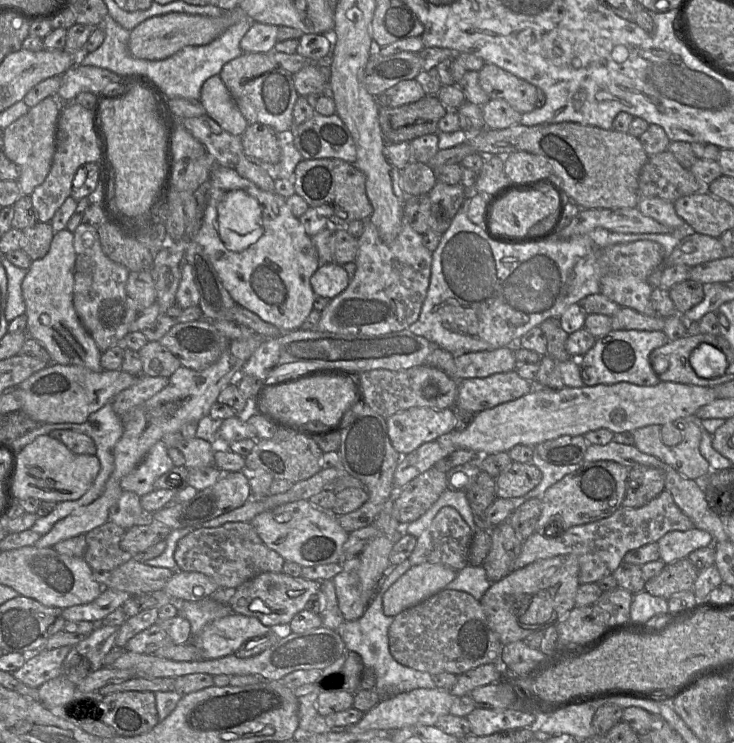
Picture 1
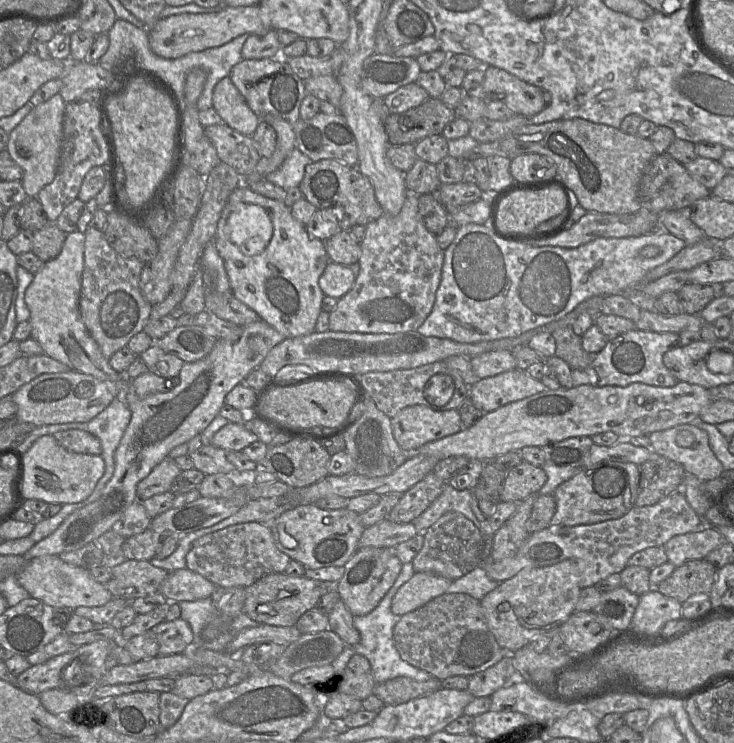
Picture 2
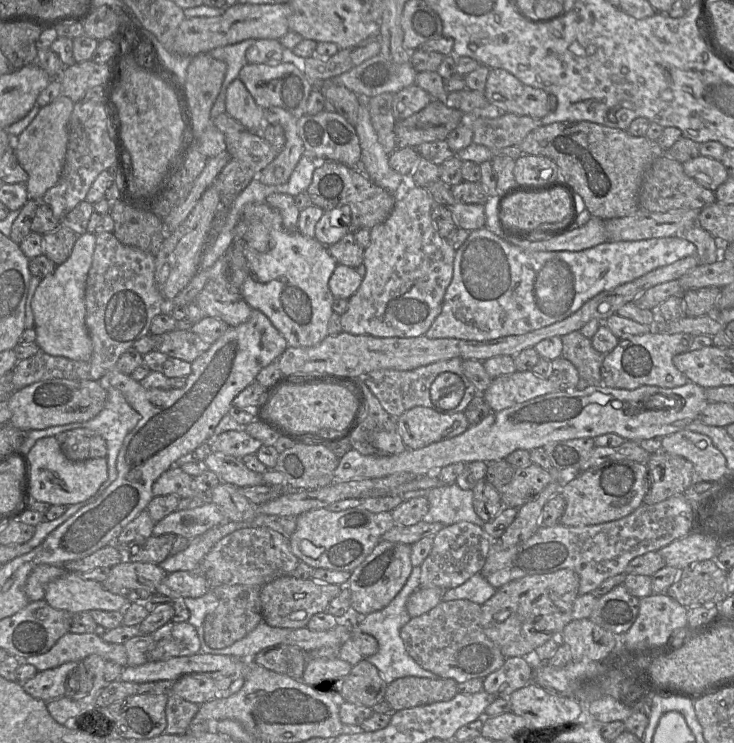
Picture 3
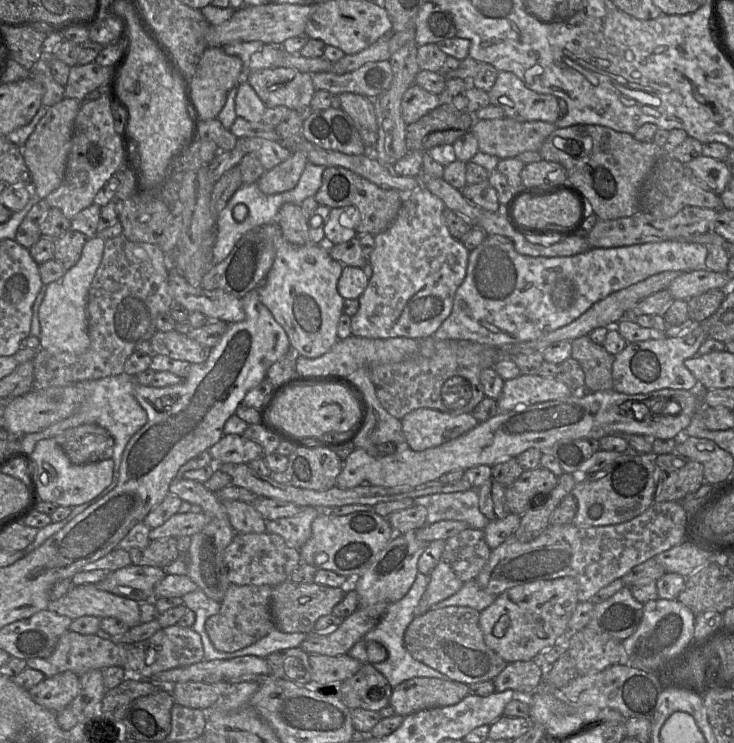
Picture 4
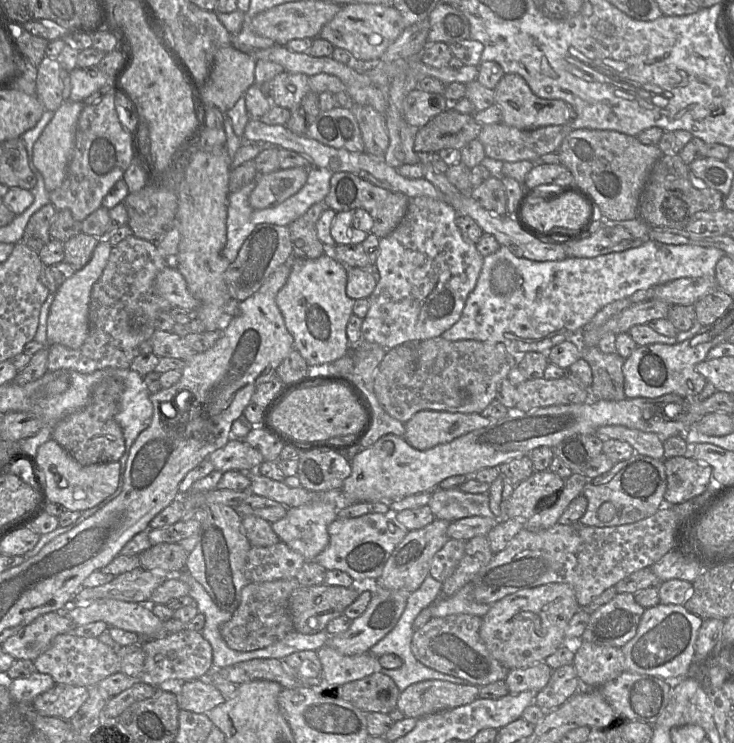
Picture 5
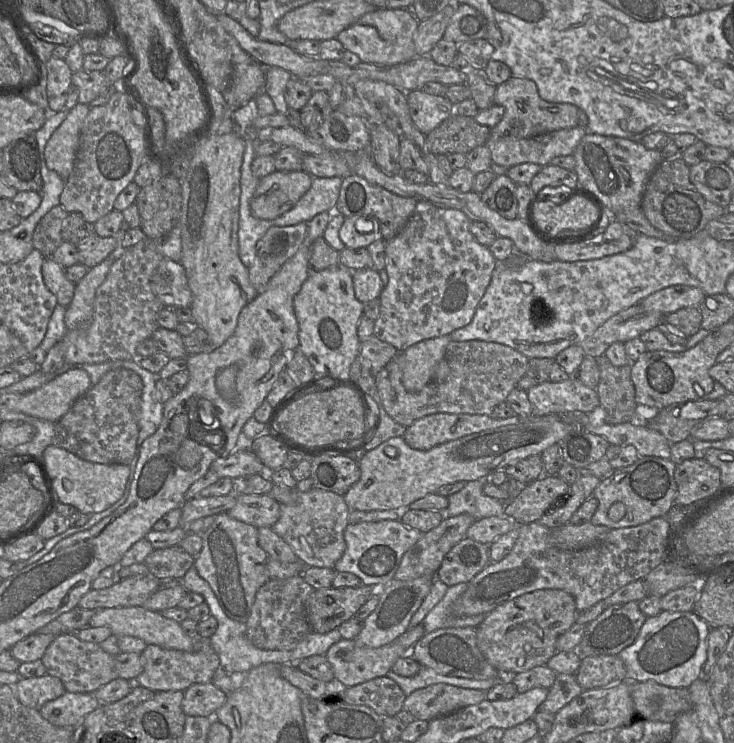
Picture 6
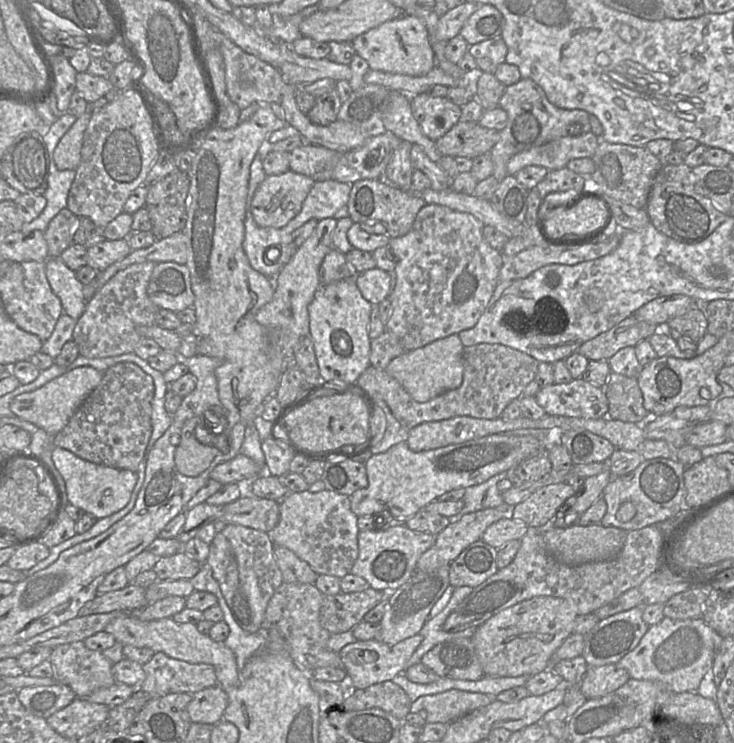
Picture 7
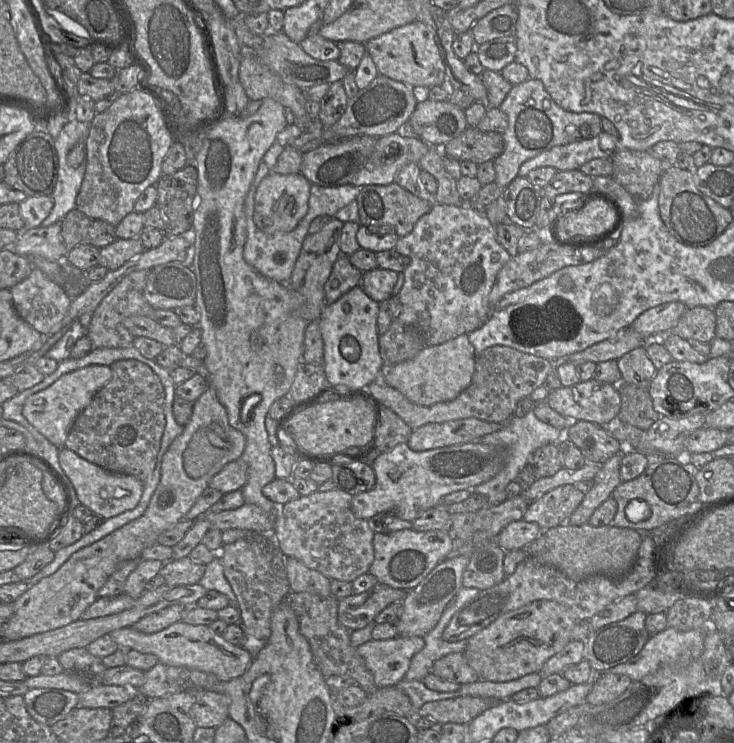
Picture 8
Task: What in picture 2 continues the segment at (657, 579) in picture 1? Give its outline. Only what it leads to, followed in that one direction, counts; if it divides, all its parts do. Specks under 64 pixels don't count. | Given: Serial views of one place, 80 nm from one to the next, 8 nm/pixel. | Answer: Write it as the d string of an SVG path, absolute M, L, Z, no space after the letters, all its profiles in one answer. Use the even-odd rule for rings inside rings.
M689 560L653 588L684 603L691 597L712 597L716 576L717 568L707 560Z

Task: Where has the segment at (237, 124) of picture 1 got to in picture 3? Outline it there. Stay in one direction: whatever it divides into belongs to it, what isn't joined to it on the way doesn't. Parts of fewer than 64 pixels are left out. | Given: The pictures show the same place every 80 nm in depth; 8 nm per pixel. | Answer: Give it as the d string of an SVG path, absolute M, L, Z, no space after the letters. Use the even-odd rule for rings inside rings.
M238 78L227 88L225 113L241 123L247 131L260 133L264 124L264 109L257 105L244 83Z

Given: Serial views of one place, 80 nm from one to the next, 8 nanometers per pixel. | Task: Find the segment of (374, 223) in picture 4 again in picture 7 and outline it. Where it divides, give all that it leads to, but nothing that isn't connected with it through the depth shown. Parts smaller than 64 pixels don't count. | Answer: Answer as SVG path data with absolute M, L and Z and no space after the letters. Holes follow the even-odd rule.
M359 180L351 184L349 199L346 204L349 218L355 223L381 222L386 227L386 234L391 238L407 234L413 226L415 218L426 202L420 195L404 191L384 180Z

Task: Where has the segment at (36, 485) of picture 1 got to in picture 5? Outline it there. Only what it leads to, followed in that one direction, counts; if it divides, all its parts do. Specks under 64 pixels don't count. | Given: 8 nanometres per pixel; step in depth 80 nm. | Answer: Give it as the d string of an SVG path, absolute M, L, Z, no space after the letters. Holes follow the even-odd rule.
M52 438L38 448L35 457L41 470L48 501L61 504L67 510L83 511L98 506L119 489L119 461L81 465Z

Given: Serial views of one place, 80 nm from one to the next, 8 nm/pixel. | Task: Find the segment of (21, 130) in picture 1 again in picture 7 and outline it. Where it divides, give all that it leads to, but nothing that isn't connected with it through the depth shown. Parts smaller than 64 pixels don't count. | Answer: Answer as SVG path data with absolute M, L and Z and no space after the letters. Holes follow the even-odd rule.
M85 111L76 118L74 124L62 136L54 149L52 159L58 170L76 170L81 159L81 147L84 132L91 118L91 112Z

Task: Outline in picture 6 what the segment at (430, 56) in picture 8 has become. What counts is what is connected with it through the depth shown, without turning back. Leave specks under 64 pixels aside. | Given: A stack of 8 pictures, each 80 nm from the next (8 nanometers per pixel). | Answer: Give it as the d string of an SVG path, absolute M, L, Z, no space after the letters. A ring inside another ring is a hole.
M375 8L340 32L336 39L363 63L398 64L417 56L413 36L419 21L407 9Z

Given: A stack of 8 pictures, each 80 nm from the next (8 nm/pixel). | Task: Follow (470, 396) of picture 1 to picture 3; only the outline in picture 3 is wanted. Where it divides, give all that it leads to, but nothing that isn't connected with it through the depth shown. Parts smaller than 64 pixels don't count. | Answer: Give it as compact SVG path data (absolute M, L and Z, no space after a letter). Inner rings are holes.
M515 371L494 378L482 396L496 412L560 390L549 378L541 378L532 371Z

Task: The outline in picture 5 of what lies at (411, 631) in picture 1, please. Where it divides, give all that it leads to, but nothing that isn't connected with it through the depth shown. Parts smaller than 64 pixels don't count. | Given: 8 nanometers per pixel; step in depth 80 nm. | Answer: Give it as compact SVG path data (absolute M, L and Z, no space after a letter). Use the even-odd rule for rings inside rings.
M452 614L431 617L420 629L414 631L411 649L425 666L452 675L478 687L505 680L509 669L495 659L480 637L482 619L471 614Z

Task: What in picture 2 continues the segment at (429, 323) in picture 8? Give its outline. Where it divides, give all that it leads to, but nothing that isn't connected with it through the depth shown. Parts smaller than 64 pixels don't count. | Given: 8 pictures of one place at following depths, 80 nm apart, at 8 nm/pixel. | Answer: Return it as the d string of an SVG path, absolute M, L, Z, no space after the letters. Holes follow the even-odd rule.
M408 192L397 215L383 214L365 226L365 236L360 243L358 260L360 272L349 292L338 300L334 311L329 313L329 330L373 334L396 334L417 331L431 313L436 292L441 281L444 250L423 224L418 212L420 194Z

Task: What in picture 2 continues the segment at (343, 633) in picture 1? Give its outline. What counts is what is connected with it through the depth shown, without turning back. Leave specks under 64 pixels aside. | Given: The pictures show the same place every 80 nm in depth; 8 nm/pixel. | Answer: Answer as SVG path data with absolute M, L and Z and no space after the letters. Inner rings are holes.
M405 563L402 565L402 569L394 582L393 586L389 589L386 595L382 598L380 603L370 613L364 616L354 616L354 627L360 633L360 642L354 647L347 646L340 653L340 655L331 663L334 673L341 674L347 666L350 658L355 654L361 654L368 659L374 680L376 684L385 682L396 677L408 677L416 681L427 681L433 677L428 672L416 668L406 661L404 661L399 652L397 651L393 640L393 629L401 616L395 615L391 611L391 603L394 595L398 589L407 582L413 575L415 570L412 563Z

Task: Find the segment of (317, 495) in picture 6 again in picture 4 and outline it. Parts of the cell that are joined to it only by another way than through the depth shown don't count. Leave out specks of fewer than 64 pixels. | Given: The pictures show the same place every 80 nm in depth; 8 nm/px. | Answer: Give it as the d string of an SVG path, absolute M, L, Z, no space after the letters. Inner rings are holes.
M304 507L294 516L266 520L267 532L281 536L290 547L299 550L310 539L312 522L322 512L321 508Z

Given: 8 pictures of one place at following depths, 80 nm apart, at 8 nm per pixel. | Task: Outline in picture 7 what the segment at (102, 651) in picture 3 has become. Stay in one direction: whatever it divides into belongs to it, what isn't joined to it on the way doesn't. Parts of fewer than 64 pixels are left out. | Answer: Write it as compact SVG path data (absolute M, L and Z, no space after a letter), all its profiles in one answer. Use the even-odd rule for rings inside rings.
M82 641L53 648L49 661L53 666L53 679L70 687L76 697L87 698L93 692L112 686L115 683L112 674L113 664L102 652L88 649Z

